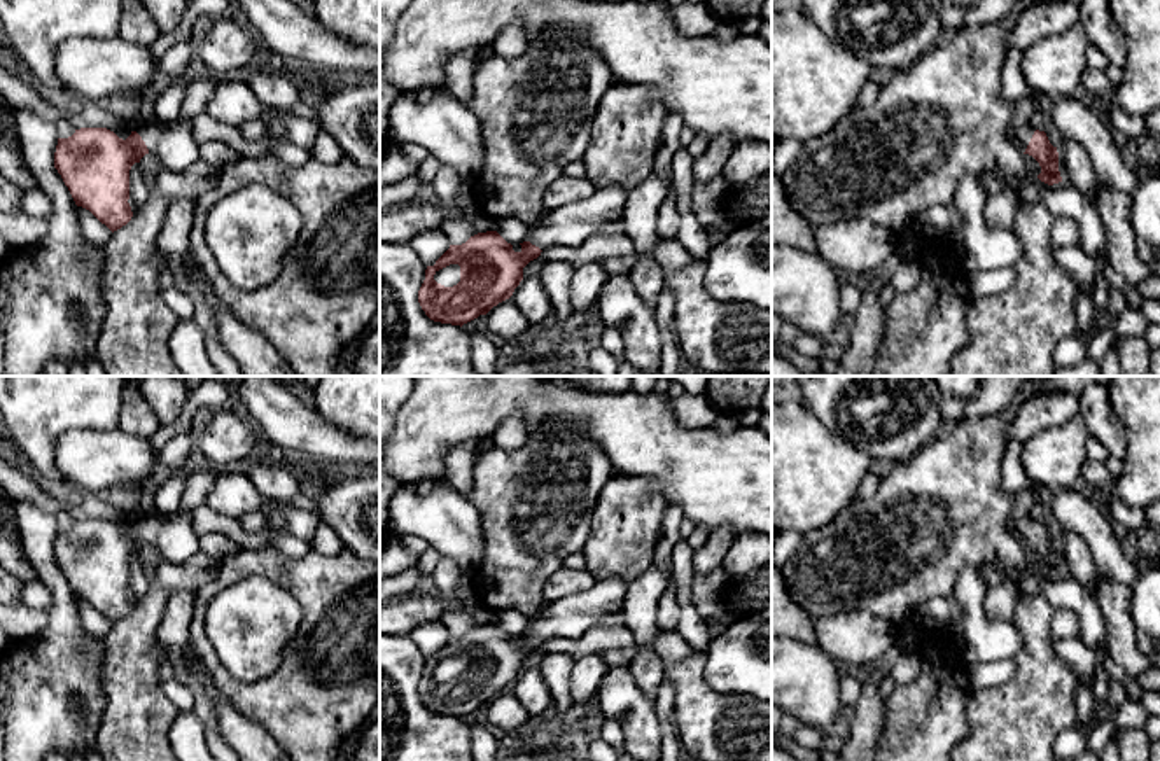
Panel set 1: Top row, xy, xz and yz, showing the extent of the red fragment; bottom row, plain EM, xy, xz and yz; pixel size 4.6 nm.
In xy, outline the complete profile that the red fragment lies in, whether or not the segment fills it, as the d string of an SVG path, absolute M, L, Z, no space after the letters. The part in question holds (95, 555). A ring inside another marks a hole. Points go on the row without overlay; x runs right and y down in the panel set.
M178 509L171 514L152 511L140 516L122 532L107 520L80 520L68 530L58 530L54 560L61 567L77 598L89 602L112 625L126 618L131 609L129 562L145 546L159 549L164 560L182 563L199 551L199 537L191 521L191 509Z

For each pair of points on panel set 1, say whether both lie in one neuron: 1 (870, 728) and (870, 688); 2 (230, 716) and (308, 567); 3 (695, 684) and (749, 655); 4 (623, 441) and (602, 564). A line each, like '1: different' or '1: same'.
1: same
2: different
3: different
4: different

